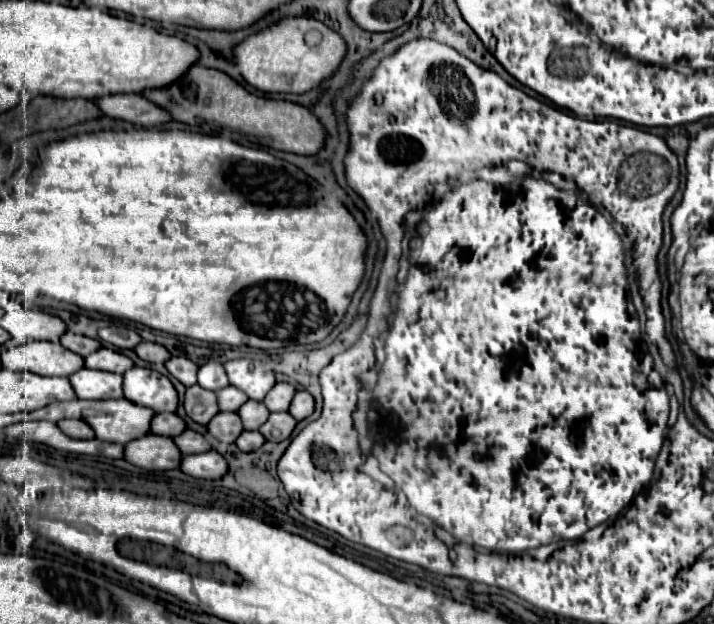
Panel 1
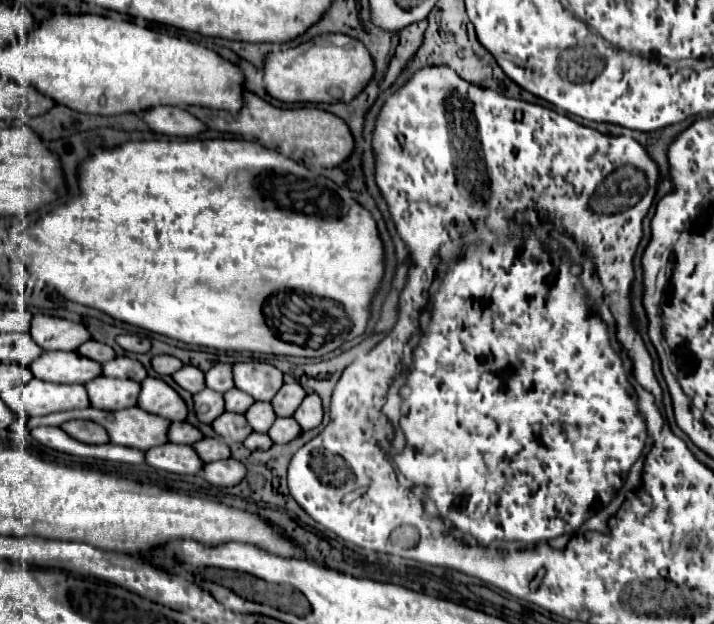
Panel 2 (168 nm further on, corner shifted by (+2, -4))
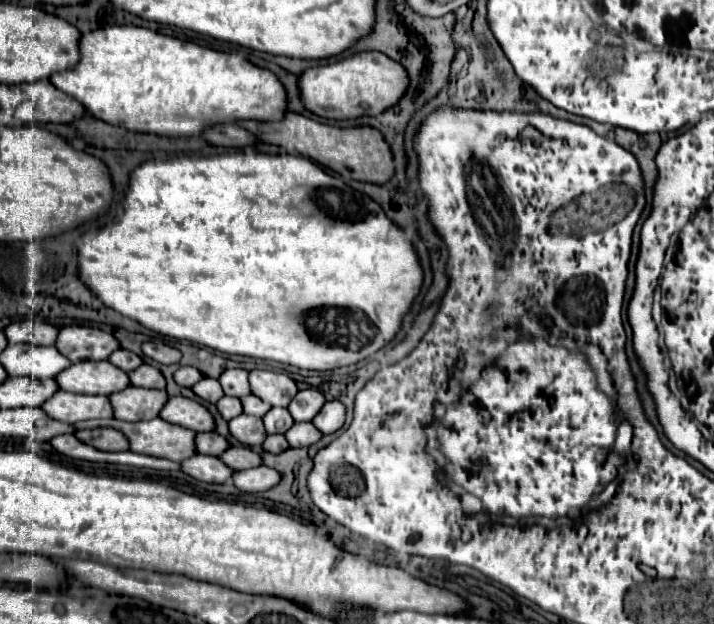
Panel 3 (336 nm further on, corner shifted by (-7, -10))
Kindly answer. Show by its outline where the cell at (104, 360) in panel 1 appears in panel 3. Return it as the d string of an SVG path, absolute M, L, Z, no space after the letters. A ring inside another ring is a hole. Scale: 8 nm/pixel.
M141 365L135 371L129 371L131 385L135 387L149 387L149 389L165 389L165 377L159 369L151 365Z

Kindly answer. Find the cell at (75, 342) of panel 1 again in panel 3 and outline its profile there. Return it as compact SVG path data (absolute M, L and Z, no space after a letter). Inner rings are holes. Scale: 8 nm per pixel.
M117 349L117 351L113 351L113 353L109 355L109 359L107 359L107 361L109 361L109 363L113 363L115 367L123 369L125 373L127 373L127 371L137 369L137 367L143 363L143 359L141 359L139 355L131 353L131 351L125 351L125 349Z

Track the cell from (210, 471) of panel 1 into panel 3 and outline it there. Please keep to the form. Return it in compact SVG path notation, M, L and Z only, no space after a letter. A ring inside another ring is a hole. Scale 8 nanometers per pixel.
M253 467L253 469L243 469L243 471L235 471L231 481L239 491L245 493L259 493L259 491L267 491L269 487L273 487L273 483L277 483L277 479L281 479L277 475L277 471L273 471L271 467Z

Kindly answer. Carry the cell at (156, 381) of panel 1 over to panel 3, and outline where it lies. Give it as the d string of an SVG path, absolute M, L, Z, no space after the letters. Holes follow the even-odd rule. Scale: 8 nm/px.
M169 397L167 403L163 405L159 417L169 423L187 427L195 433L213 431L213 427L215 427L211 413L201 403L187 399L187 397Z

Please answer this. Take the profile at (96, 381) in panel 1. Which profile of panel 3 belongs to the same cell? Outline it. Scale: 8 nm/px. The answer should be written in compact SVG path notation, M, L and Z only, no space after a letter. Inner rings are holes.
M133 385L109 395L113 413L121 421L153 419L159 415L161 407L165 405L165 399L167 399L167 391L141 389L141 387L133 387Z

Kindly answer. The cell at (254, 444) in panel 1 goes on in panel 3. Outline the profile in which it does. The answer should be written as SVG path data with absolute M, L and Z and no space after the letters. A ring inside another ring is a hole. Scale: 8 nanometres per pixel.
M267 435L267 439L263 441L263 449L267 453L279 453L279 451L289 449L289 443L283 435Z

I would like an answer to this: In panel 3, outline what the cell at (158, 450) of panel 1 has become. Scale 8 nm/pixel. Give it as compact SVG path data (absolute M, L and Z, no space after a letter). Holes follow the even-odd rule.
M195 453L193 457L181 461L179 465L185 475L203 483L225 483L233 475L233 471L225 467L217 457L201 453Z

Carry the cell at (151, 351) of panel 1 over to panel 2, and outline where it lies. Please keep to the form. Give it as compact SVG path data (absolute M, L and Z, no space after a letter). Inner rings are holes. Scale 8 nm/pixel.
M156 355L152 359L152 367L156 373L160 375L174 375L178 369L182 369L182 361L176 359L176 357L170 357L170 355Z

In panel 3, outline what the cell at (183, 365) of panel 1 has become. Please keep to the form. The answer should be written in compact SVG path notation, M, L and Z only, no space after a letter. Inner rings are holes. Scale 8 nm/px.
M203 377L201 383L195 383L193 385L193 393L199 395L201 399L209 401L209 403L217 403L223 395L223 389L219 385L217 379L211 379L211 377Z

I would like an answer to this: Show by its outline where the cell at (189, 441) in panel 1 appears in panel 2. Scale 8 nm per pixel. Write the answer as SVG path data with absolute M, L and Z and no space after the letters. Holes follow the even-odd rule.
M206 437L206 439L198 441L192 447L196 449L196 453L200 455L200 459L204 463L212 463L212 461L218 461L218 459L228 459L232 455L228 445L222 439L210 439L210 437Z

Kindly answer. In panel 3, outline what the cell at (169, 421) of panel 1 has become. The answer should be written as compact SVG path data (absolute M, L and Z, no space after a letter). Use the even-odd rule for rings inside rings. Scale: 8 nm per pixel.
M215 431L197 433L195 435L195 449L197 449L197 453L203 453L203 455L221 455L221 451L225 451L227 447L229 447L227 439L221 437Z

